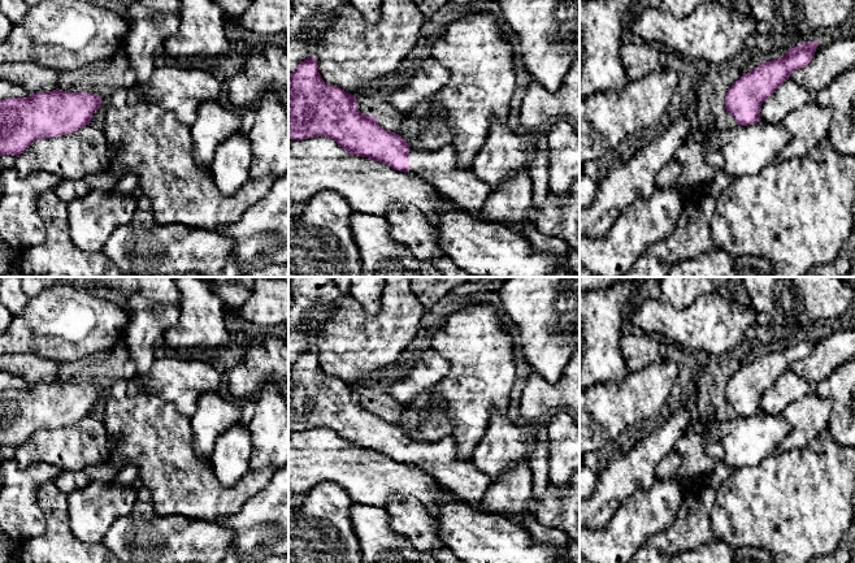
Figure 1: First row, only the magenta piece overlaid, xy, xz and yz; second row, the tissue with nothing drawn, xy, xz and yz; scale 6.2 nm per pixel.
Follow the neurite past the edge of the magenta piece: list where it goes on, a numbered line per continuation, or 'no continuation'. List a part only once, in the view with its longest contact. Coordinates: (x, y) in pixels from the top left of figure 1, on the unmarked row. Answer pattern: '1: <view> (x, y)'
1: xz (439, 459)

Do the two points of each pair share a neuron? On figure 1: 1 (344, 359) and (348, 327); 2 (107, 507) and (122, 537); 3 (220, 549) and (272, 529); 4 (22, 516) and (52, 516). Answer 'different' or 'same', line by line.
1: same
2: different
3: different
4: different

